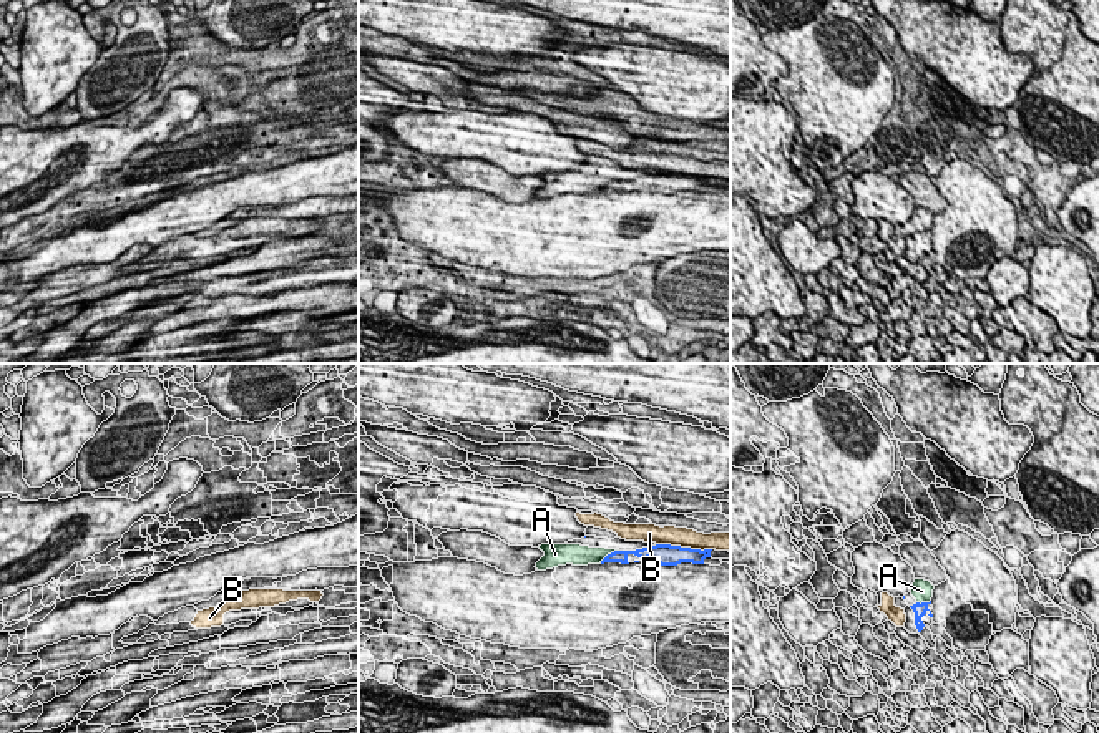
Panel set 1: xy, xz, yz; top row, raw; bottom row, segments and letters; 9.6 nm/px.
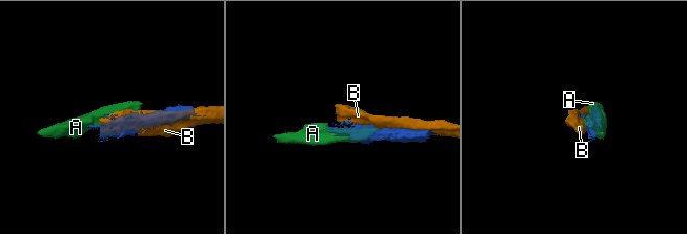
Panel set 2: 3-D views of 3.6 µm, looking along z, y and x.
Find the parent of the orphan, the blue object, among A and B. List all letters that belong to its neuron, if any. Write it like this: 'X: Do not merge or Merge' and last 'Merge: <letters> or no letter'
A: Do not merge
B: Do not merge
Merge: no letter

